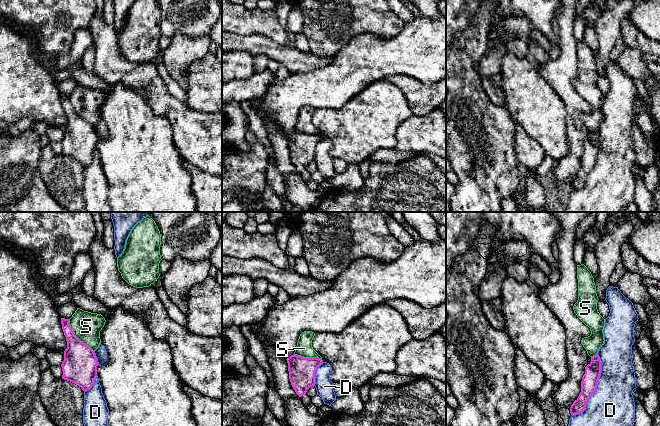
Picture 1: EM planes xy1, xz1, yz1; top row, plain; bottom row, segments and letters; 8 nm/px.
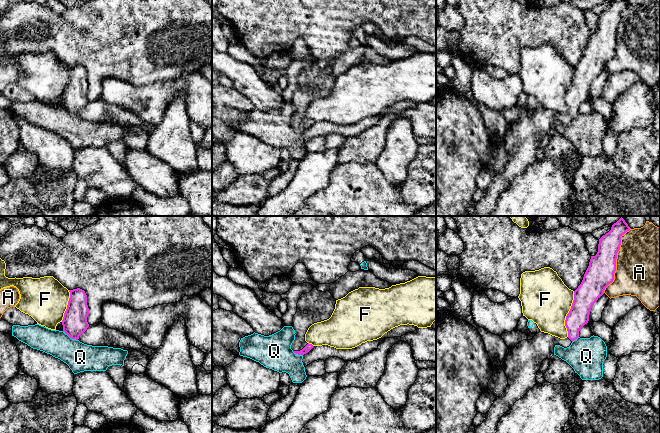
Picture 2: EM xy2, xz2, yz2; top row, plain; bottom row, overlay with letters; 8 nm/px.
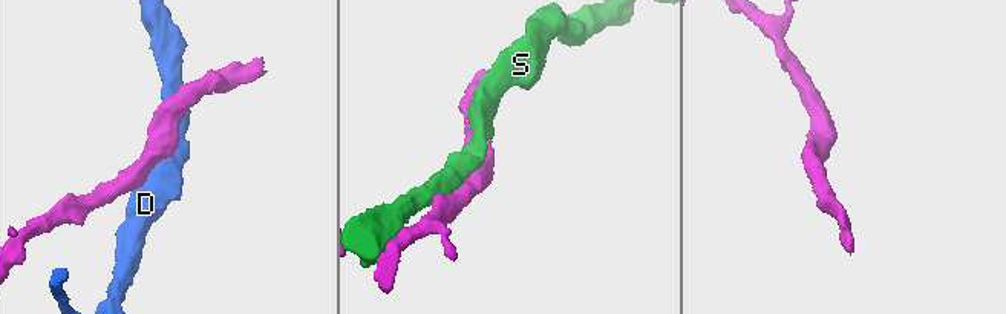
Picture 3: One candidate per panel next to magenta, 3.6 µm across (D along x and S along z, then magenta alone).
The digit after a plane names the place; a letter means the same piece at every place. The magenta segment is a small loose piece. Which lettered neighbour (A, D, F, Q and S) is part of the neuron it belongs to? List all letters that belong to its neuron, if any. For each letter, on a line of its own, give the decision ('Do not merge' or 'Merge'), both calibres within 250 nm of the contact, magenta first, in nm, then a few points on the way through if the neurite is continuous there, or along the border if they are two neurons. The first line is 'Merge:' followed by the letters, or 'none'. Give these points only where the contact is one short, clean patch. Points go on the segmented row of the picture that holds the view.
Merge: none
A: Do not merge. Thickness 220 nm (magenta) against 480 nm
D: Do not merge. Thickness 130 nm (magenta) against 360 nm
F: Do not merge. Thickness 190 nm (magenta) against 400 nm. Boundary: yz2 (574, 291), (574, 299), (565, 320), (567, 336)
Q: Do not merge. Thickness 200 nm (magenta) against 240 nm. Boundary: xy2 (62, 331), (77, 340)
S: Do not merge. Thickness 280 nm (magenta) against 220 nm

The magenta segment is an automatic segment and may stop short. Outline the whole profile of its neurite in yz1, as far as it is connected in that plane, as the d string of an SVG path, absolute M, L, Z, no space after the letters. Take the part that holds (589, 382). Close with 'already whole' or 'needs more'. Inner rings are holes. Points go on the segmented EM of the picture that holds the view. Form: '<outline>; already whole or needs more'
M596 354L591 357L591 362L585 367L585 374L581 381L581 392L570 407L571 415L582 413L585 410L586 402L596 390L600 373L601 361L598 354Z; already whole

